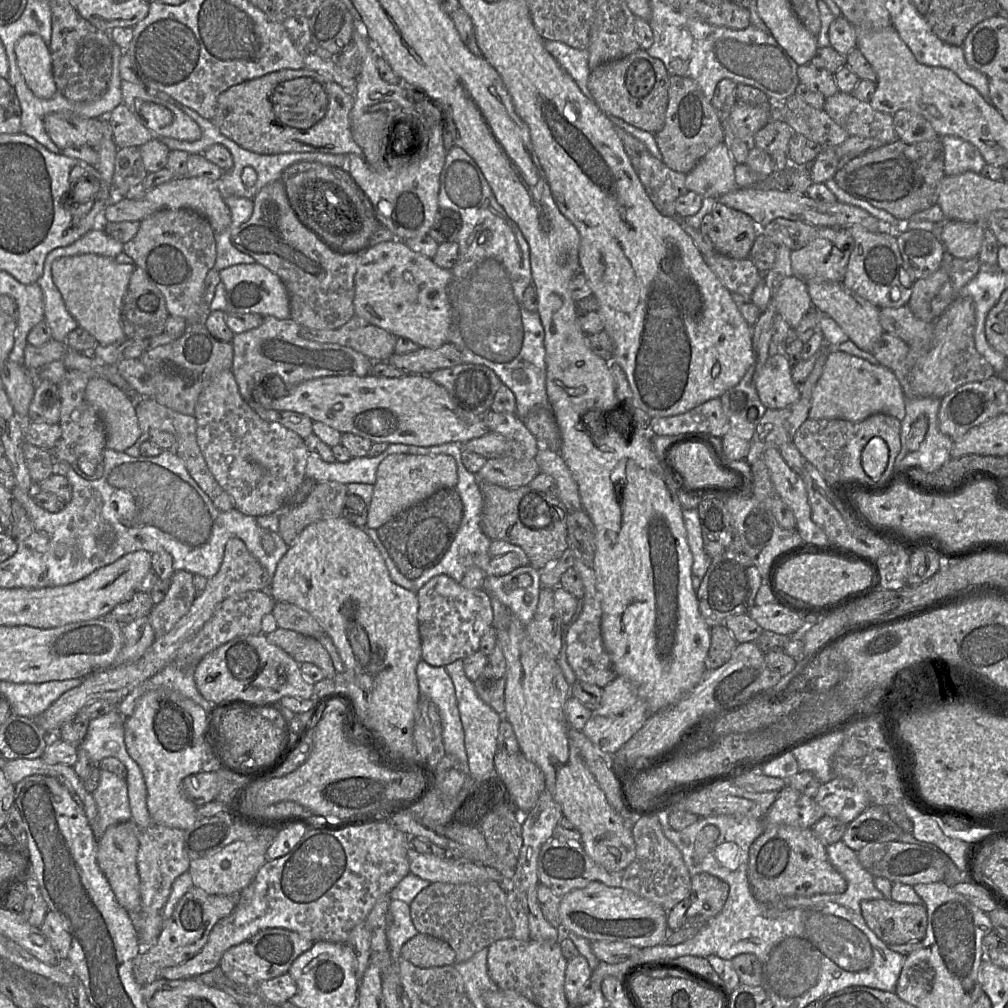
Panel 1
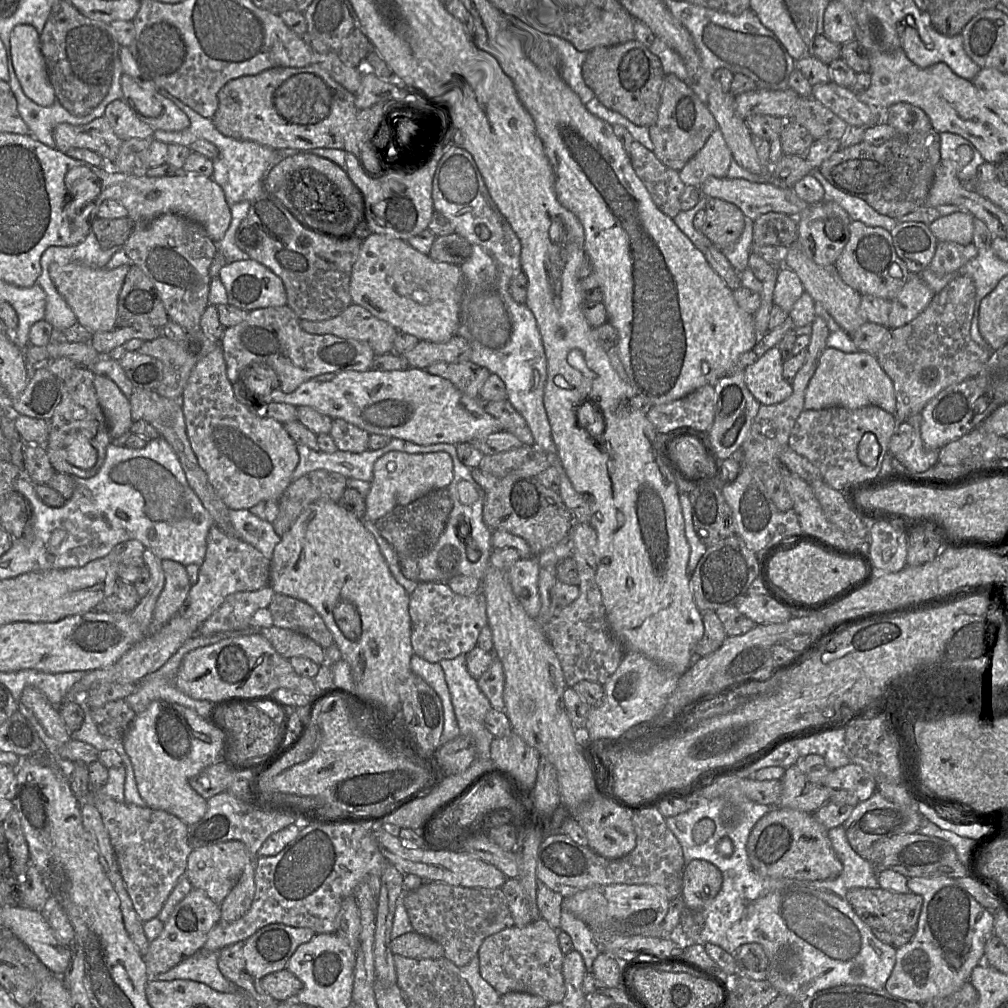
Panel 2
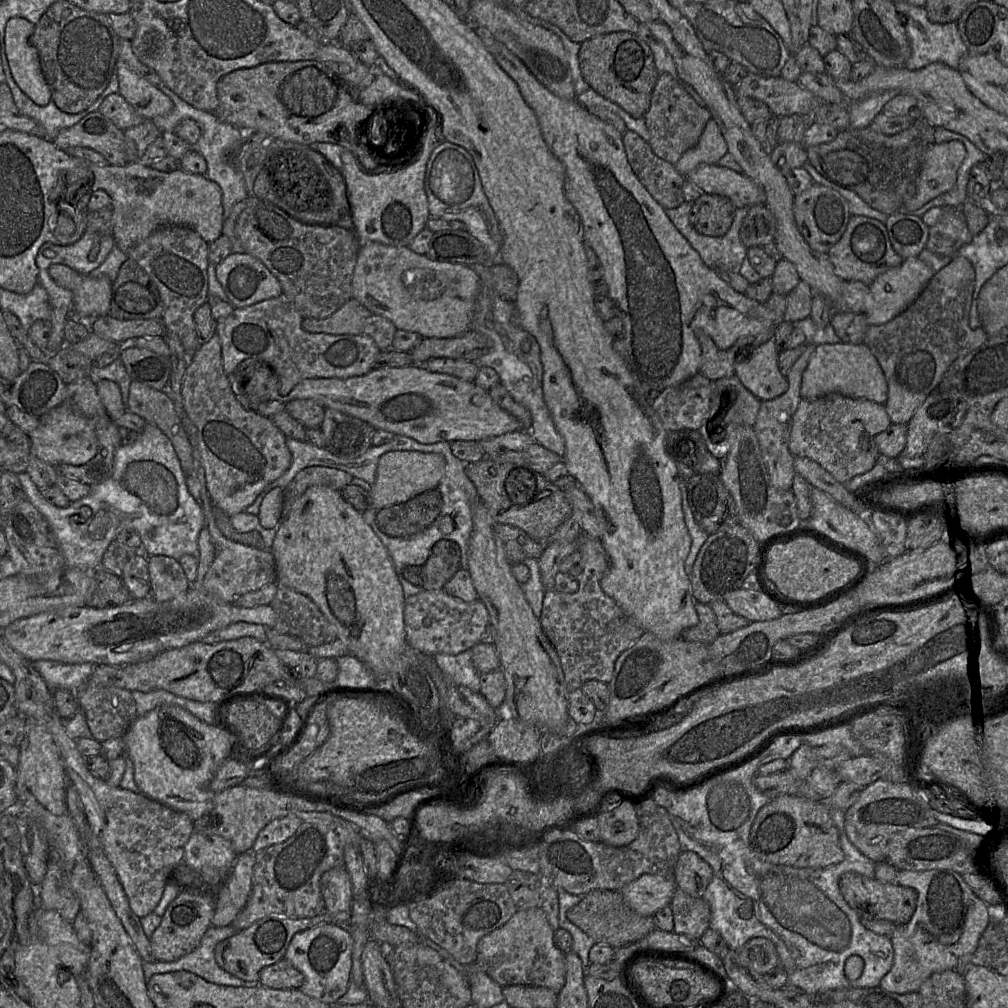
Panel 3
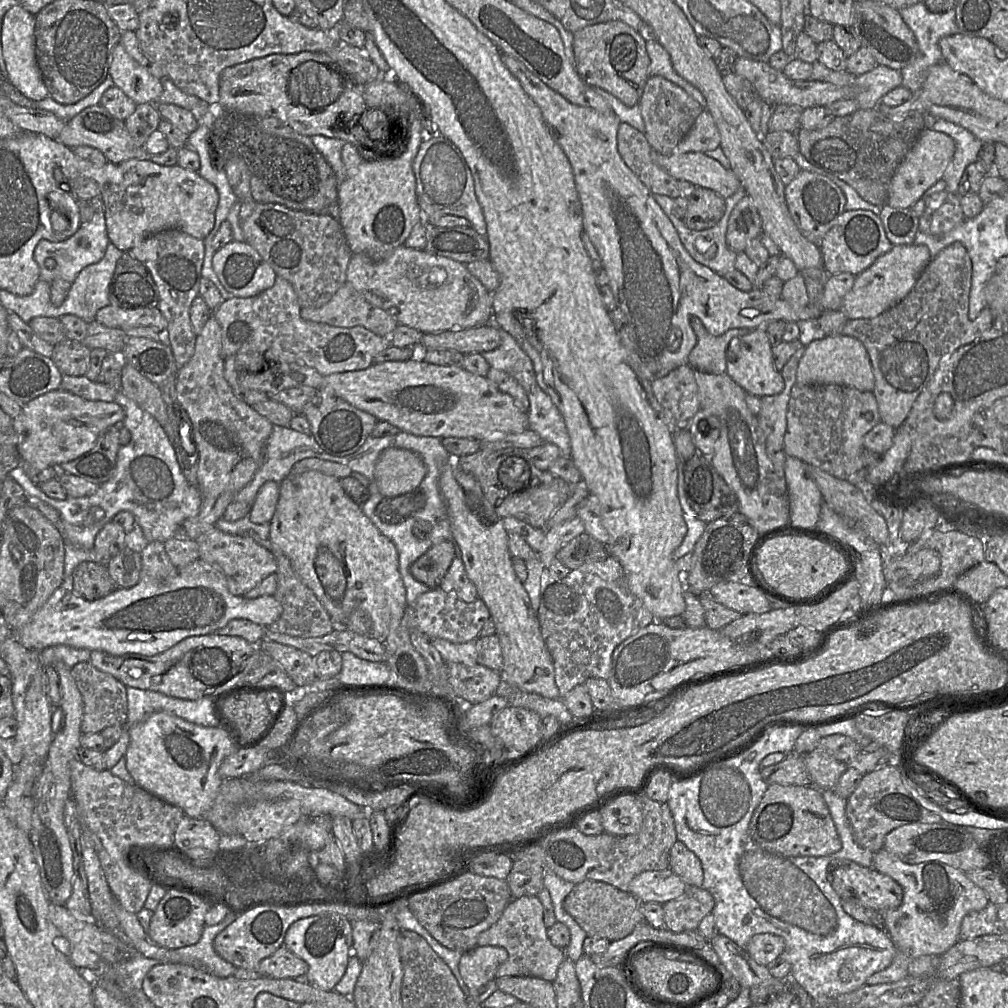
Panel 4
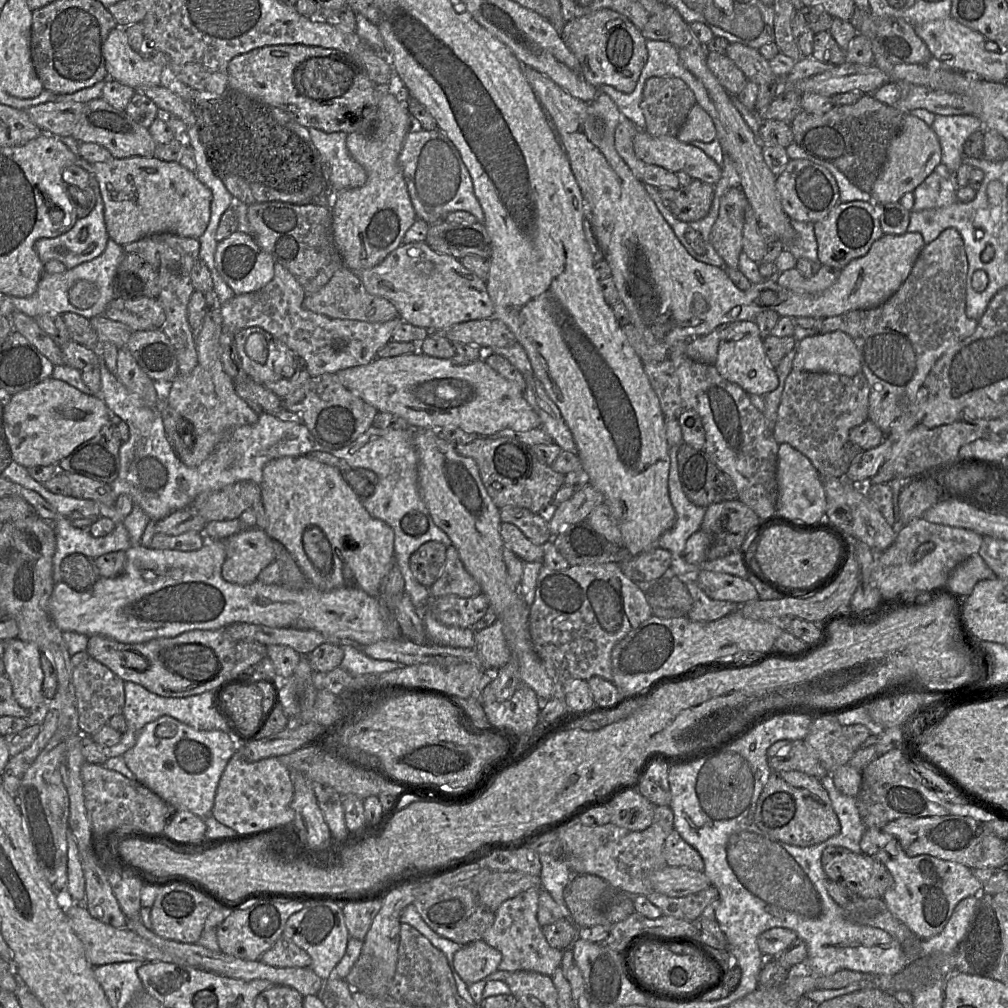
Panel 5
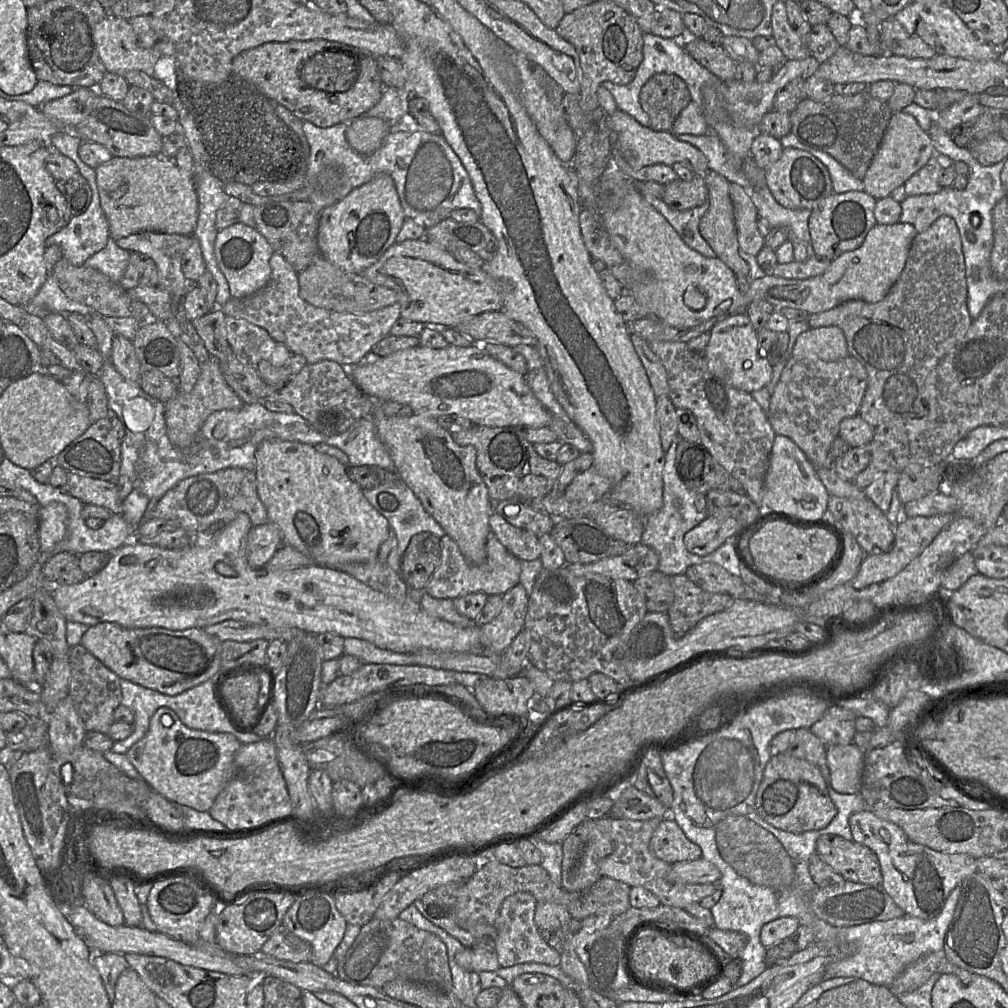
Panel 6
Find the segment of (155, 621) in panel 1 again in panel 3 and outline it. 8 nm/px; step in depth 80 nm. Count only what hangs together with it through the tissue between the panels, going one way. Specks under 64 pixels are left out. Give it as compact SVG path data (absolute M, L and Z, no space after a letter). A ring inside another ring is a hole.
M163 555L148 556L147 563L151 594L156 602L167 602L189 588L190 583L174 558Z

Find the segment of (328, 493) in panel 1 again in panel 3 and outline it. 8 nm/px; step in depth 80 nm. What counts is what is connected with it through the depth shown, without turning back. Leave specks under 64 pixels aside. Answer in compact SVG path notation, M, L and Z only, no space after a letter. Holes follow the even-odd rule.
M310 466L302 469L283 490L282 517L290 512L295 502L309 487L327 486L341 492L352 479L347 472L335 468Z

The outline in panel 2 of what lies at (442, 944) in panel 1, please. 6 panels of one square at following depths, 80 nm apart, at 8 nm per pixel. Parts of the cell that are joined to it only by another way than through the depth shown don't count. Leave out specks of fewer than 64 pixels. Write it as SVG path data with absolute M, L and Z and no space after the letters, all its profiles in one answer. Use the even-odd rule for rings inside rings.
M416 932L405 933L391 940L391 951L412 959L440 959L445 957L444 948L431 938Z

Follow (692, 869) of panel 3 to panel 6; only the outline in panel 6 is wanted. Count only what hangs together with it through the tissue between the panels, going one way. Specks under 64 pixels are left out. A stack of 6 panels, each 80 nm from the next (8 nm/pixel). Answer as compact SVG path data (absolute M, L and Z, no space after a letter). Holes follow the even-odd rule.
M671 815L663 818L654 831L649 849L657 858L668 864L702 858L700 847L685 836Z

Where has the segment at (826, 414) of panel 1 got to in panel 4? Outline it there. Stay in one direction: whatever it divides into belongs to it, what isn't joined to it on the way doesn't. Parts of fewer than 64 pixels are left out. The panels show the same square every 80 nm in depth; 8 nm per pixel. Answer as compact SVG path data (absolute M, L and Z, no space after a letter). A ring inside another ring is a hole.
M845 334L827 335L805 346L796 376L797 383L801 385L837 384L868 392L872 392L875 386L872 365L865 346L856 338Z

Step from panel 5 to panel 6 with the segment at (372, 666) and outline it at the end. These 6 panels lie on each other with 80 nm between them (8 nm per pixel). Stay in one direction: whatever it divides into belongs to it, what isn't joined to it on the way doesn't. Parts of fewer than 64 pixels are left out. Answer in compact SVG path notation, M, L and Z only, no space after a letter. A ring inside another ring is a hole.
M346 638L343 650L344 655L355 656L362 664L413 664L413 654L382 649L359 638Z

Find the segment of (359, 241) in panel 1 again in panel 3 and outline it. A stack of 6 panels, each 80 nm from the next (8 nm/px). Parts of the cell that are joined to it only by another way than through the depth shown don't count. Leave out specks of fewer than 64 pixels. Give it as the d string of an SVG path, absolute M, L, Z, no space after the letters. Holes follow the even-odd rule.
M312 146L295 147L274 153L266 162L271 186L295 212L298 221L313 225L337 225L349 213L347 188L342 171Z

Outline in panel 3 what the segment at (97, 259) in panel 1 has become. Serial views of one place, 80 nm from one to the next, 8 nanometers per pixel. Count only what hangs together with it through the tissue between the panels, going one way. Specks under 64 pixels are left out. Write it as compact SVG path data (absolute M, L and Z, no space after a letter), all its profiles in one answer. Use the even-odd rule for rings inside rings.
M62 264L51 265L49 274L56 284L72 292L73 311L79 320L89 323L109 314L113 282L108 277L91 277Z

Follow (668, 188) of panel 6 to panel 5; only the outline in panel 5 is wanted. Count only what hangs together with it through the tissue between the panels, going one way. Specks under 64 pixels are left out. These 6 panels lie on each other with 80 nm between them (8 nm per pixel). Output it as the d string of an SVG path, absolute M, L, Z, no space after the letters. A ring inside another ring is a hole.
M691 180L687 186L678 188L669 210L680 221L699 221L707 216L714 197L714 186L700 180Z

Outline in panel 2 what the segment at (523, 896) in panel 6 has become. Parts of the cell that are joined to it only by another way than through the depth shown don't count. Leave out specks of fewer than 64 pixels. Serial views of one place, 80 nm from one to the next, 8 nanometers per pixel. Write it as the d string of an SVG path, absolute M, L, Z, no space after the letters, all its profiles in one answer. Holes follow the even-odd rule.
M542 917L525 927L514 925L489 936L478 950L481 976L498 993L528 993L541 996L550 1004L561 1004L566 994L564 956L558 944L557 931Z

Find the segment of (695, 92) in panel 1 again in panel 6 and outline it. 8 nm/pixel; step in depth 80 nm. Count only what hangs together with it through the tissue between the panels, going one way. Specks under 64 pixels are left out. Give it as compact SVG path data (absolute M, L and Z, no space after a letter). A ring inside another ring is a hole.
M674 74L652 75L642 86L639 102L655 131L671 132L675 120L691 102L685 82Z

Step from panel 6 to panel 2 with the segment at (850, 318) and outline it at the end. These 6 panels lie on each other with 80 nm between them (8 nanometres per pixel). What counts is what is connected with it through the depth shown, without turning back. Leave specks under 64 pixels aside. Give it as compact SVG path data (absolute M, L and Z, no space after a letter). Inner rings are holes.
M958 273L940 292L936 293L929 305L909 323L891 329L890 337L875 357L893 382L897 422L920 414L924 406L943 389L974 377L986 365L990 353L971 337L971 324L975 304L975 287L970 277Z

